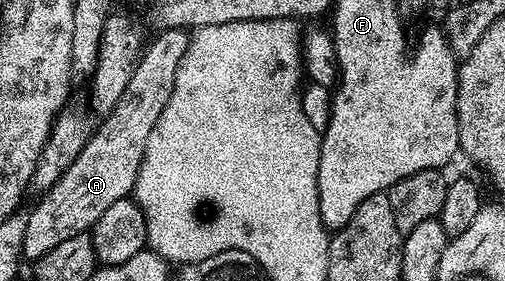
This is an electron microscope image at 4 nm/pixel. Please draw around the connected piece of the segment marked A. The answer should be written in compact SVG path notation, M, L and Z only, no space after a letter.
M162 29L159 32L143 50L134 67L132 81L128 81L128 89L124 89L120 101L110 114L97 124L80 157L72 161L56 185L52 185L39 198L42 200L31 209L30 215L25 216L23 260L37 261L44 257L44 253L52 253L56 245L68 241L68 237L87 234L105 211L133 192L148 137L152 129L156 129L156 121L160 121L160 113L164 113L168 97L172 97L176 69L180 69L180 61L190 44L190 35L185 30Z

